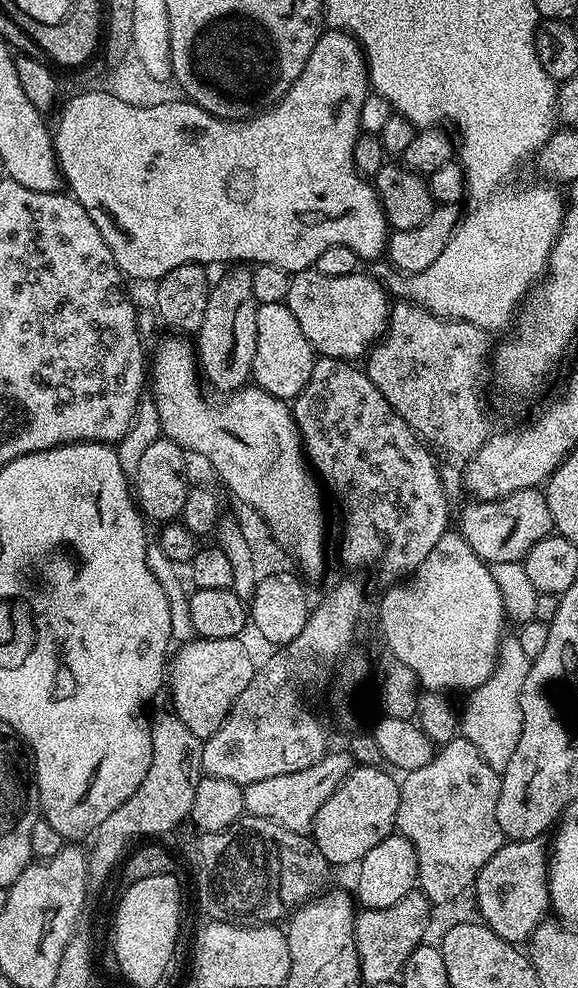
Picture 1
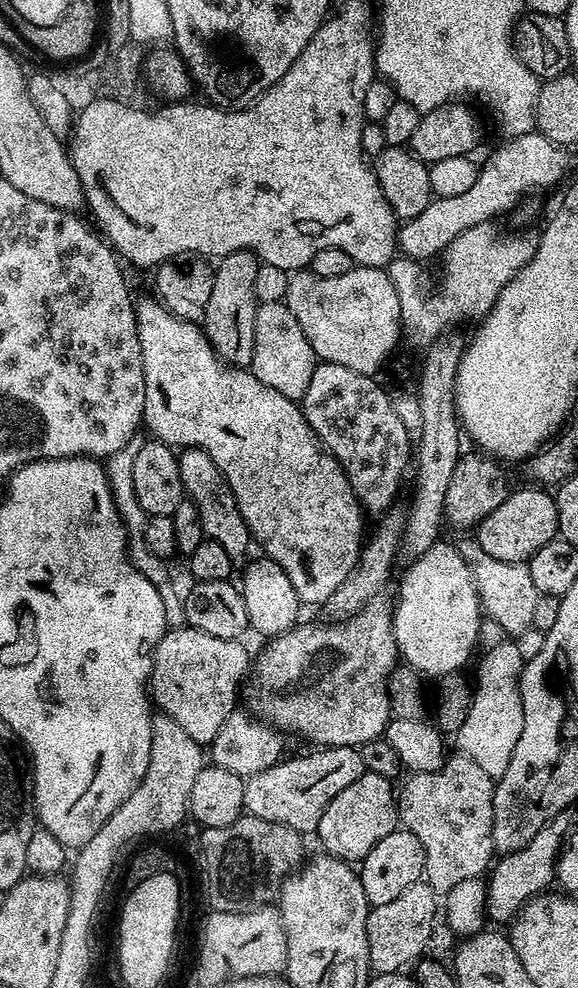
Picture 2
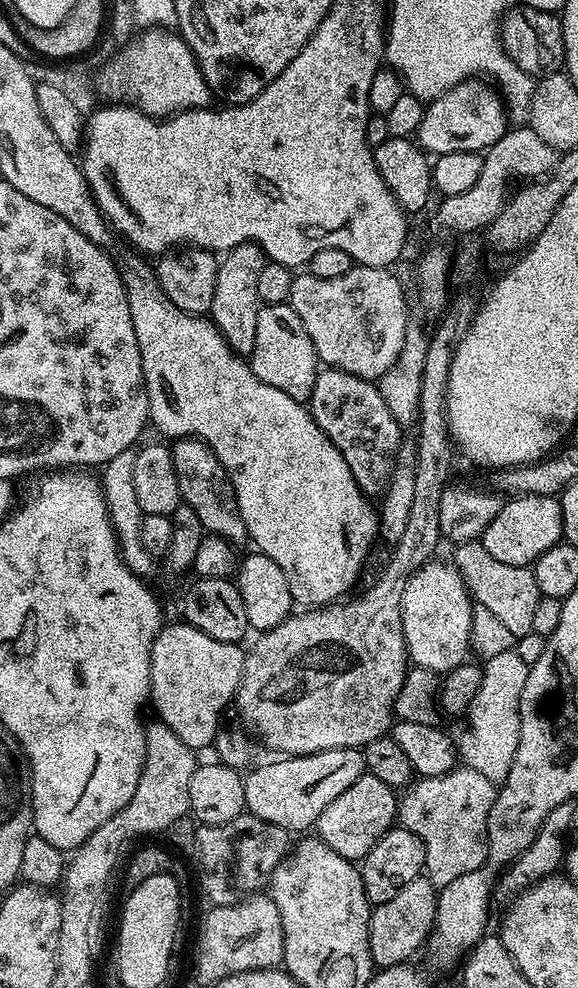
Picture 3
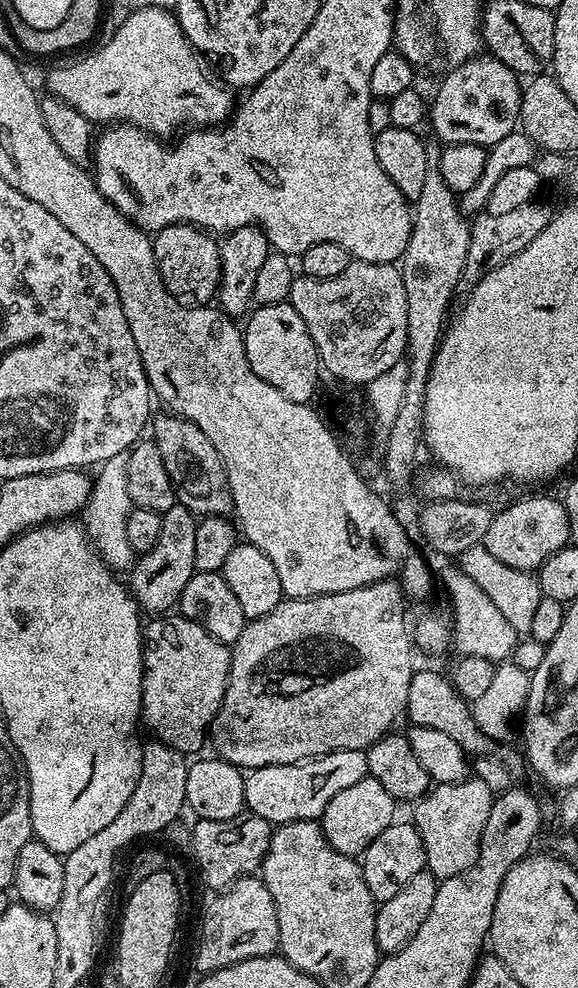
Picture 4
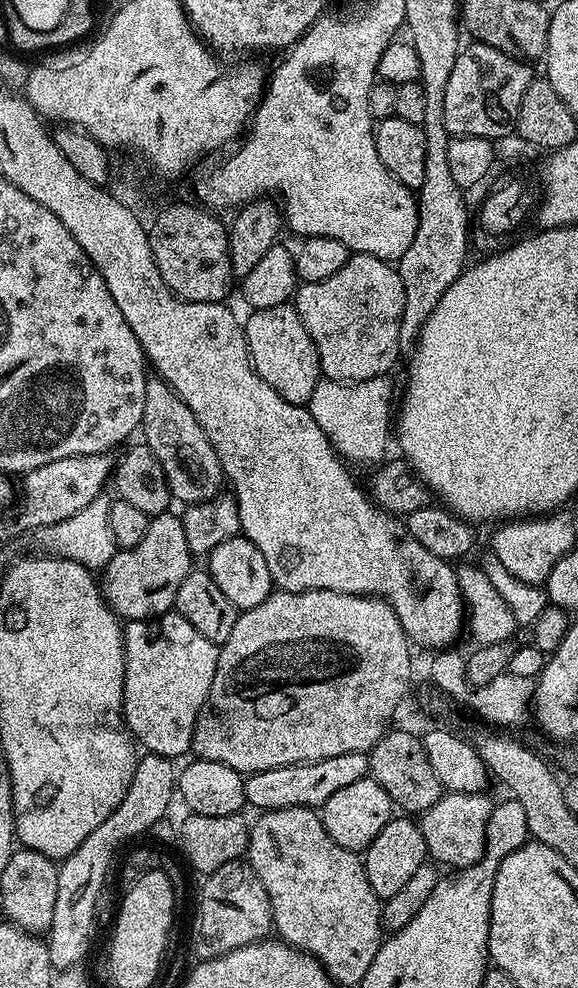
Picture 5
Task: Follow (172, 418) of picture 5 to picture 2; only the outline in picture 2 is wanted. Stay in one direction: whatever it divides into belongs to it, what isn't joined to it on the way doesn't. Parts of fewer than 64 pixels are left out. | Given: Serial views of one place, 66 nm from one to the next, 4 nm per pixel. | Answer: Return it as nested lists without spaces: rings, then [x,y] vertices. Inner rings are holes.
[[[186,448],[179,453],[178,474],[182,474],[182,486],[184,495],[192,501],[192,505],[198,510],[198,516],[202,522],[202,530],[207,539],[218,542],[226,554],[234,562],[247,561],[248,544],[253,543],[252,533],[249,532],[246,522],[240,513],[238,502],[234,498],[234,490],[226,482],[222,470],[201,448]]]

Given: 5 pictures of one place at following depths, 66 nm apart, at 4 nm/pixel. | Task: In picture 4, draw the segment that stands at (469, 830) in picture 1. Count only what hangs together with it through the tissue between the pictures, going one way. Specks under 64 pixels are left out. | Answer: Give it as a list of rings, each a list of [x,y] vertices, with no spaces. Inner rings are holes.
[[[469,778],[457,784],[436,784],[423,798],[415,801],[413,808],[416,809],[410,820],[426,846],[427,871],[437,881],[462,874],[462,870],[470,870],[470,866],[474,866],[484,843],[493,799],[494,794],[486,782]]]

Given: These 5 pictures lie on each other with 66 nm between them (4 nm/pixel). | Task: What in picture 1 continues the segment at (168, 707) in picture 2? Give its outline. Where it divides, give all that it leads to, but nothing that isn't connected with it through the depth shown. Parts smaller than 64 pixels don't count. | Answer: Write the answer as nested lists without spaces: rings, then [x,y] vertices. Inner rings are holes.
[[[197,638],[189,644],[179,645],[171,653],[170,663],[166,668],[166,684],[176,691],[175,711],[196,736],[207,738],[215,734],[232,711],[232,707],[236,705],[236,699],[240,697],[242,690],[246,690],[246,686],[250,686],[254,678],[257,661],[252,661],[247,646],[239,644],[240,642],[236,638]]]

